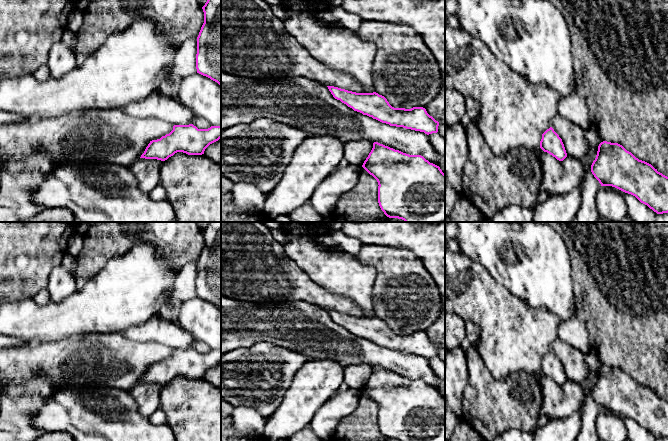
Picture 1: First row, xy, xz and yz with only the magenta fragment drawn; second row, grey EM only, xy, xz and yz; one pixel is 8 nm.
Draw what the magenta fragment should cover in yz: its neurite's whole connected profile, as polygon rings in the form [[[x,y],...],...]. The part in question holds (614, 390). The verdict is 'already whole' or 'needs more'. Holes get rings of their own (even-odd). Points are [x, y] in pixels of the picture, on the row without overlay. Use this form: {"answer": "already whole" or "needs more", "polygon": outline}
{"answer": "already whole", "polygon": [[[603,365],[598,370],[591,396],[601,410],[612,410],[635,420],[657,438],[668,437],[668,401],[651,388],[639,384],[618,367]]]}

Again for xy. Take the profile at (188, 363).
{"answer": "already whole", "polygon": [[[193,348],[174,349],[169,358],[150,365],[140,382],[165,385],[177,376],[202,379],[210,368],[220,362],[221,350],[198,353]]]}

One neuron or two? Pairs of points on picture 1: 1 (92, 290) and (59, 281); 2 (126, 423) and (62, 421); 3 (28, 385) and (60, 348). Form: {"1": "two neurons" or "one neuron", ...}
{"1": "two neurons", "2": "one neuron", "3": "one neuron"}

